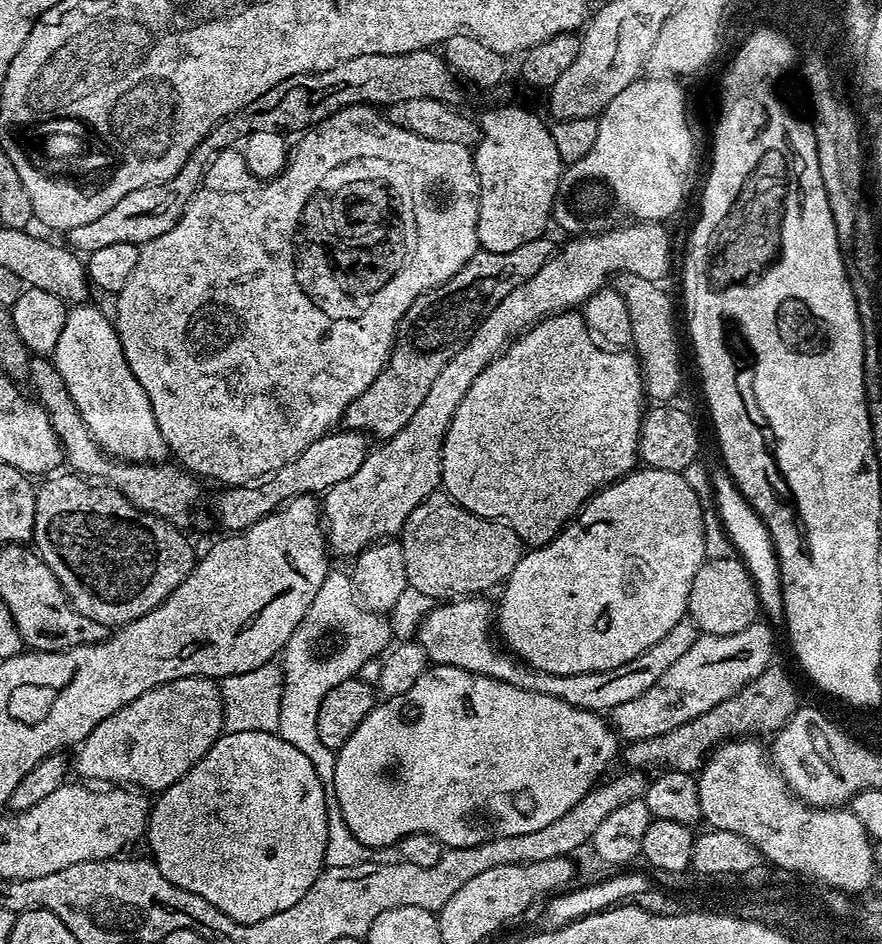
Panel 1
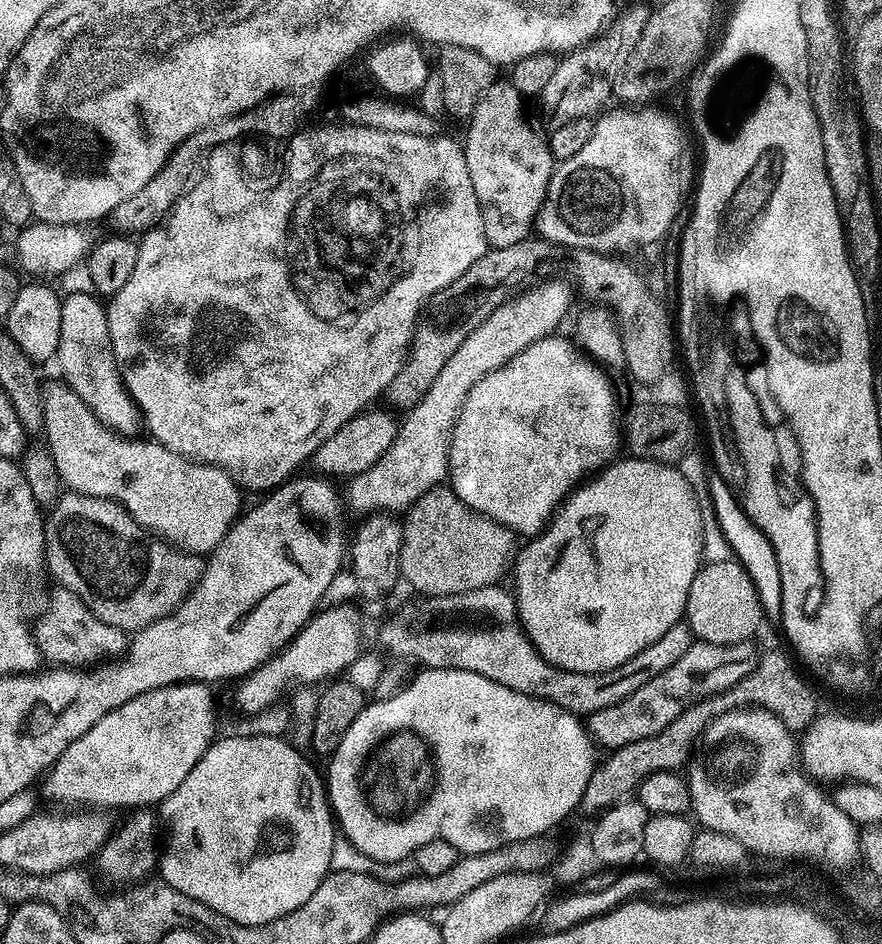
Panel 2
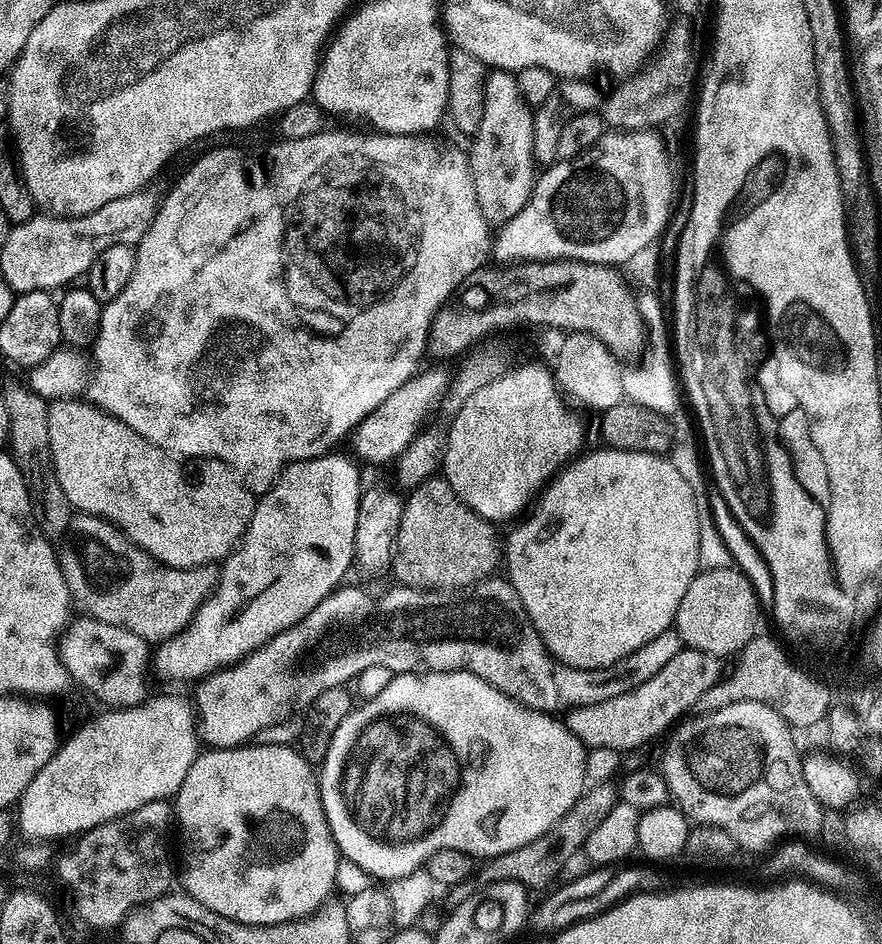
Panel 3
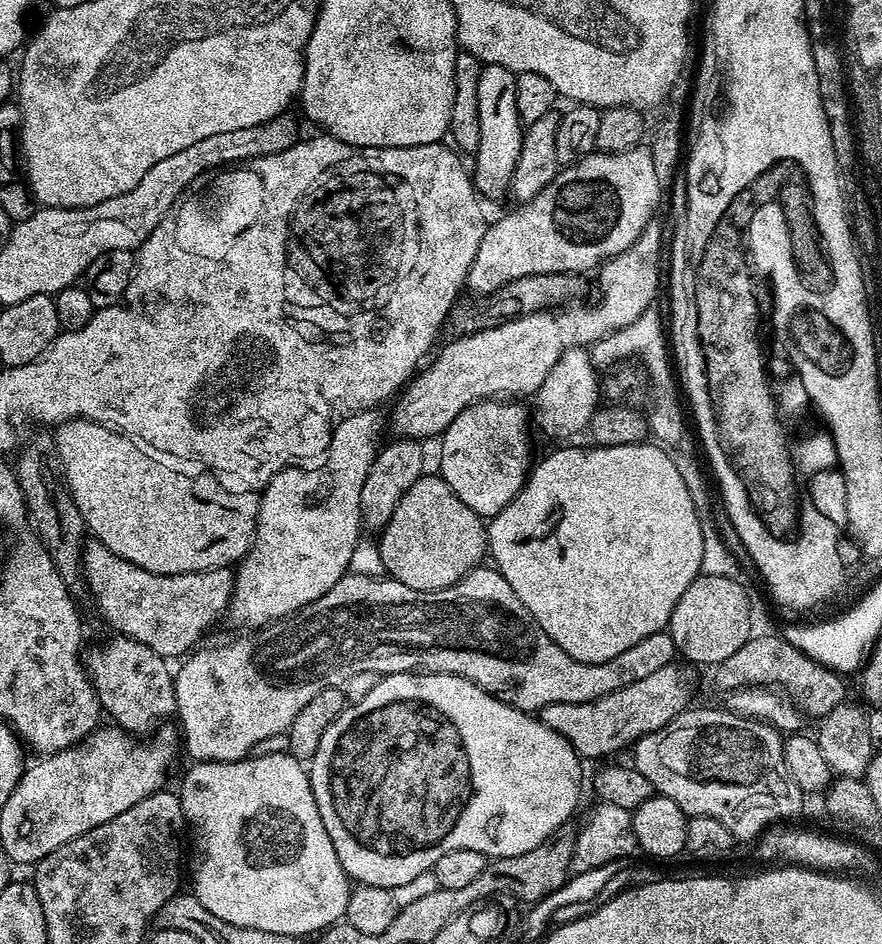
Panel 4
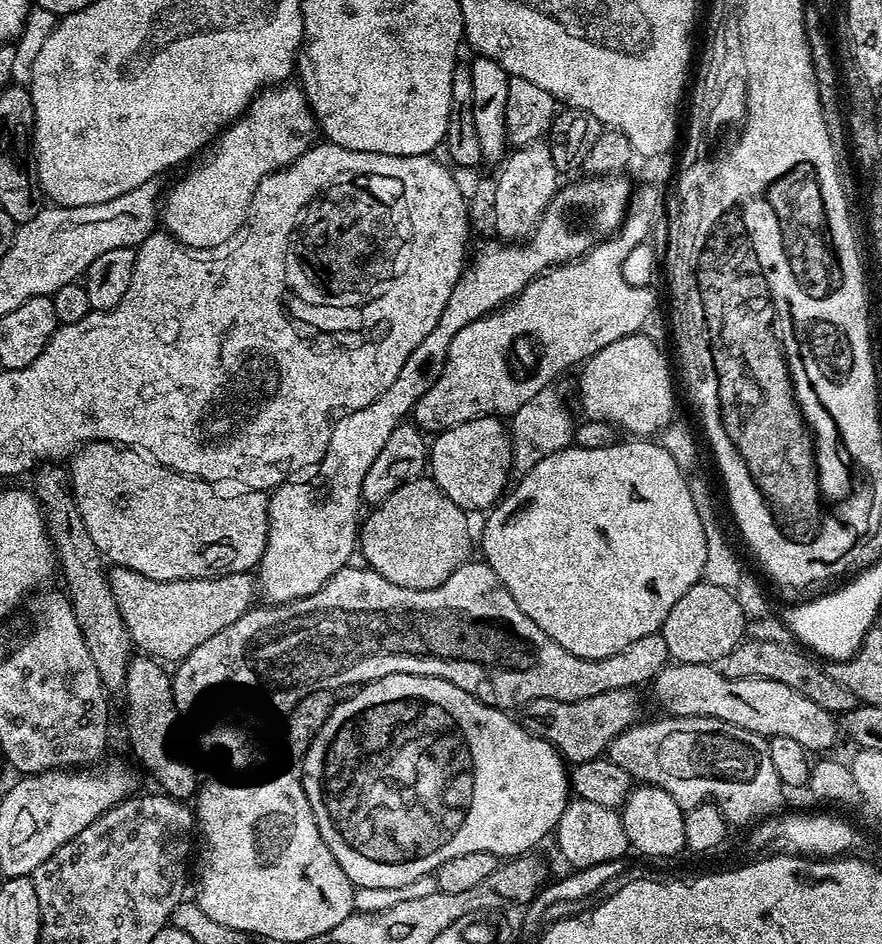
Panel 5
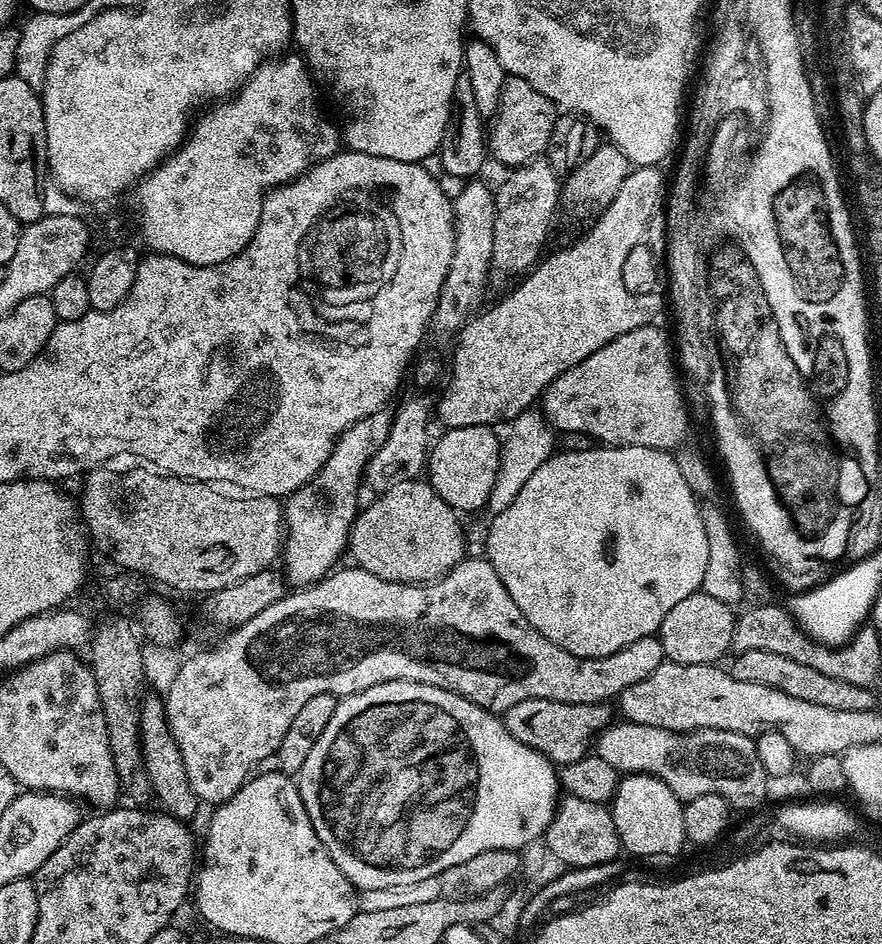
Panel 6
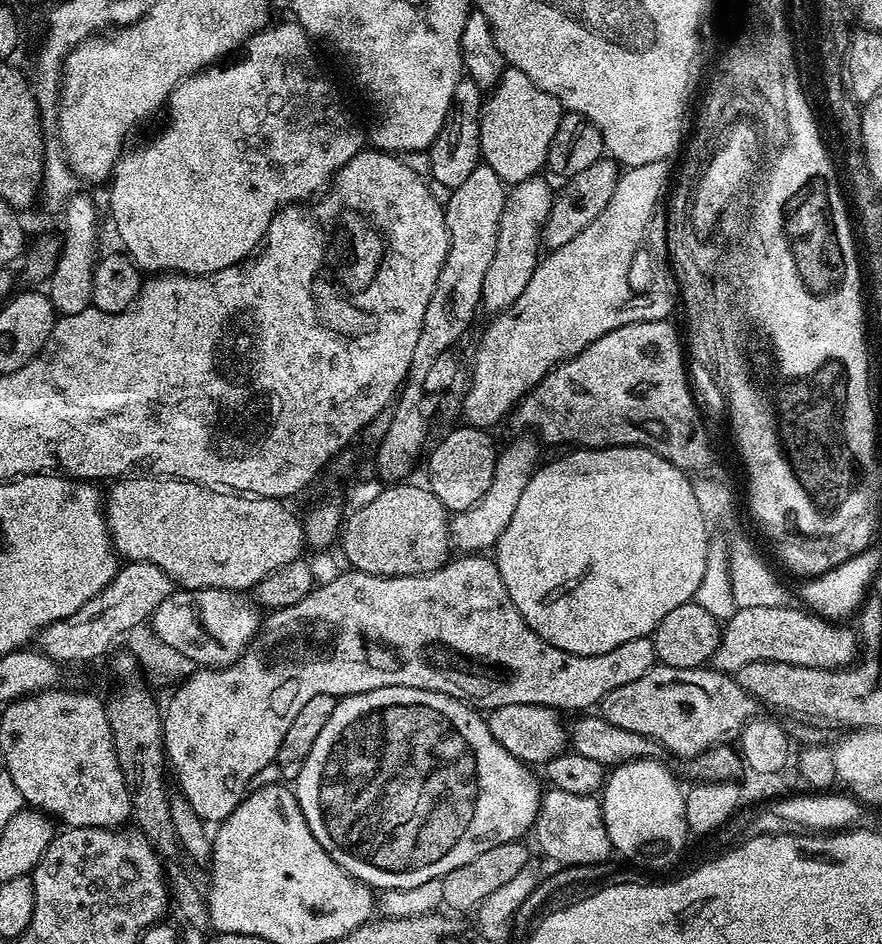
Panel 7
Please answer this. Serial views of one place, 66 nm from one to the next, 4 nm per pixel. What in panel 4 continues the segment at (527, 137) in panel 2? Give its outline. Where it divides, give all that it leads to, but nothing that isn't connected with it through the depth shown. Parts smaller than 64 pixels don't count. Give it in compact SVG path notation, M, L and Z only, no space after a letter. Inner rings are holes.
M484 64L478 78L478 122L482 126L482 138L478 138L478 150L474 153L474 183L481 197L500 196L509 191L514 166L522 150L524 128L518 118L516 106L516 73L506 66Z

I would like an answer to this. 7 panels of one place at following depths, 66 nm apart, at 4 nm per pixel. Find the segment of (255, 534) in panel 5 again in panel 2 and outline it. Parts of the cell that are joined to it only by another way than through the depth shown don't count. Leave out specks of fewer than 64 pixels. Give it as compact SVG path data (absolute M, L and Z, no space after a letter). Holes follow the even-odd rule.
M55 378L41 387L42 414L48 453L52 455L52 465L60 476L60 483L65 489L80 492L84 496L93 496L103 500L113 500L120 504L140 523L140 527L159 539L189 554L210 554L226 538L232 525L240 519L240 495L242 489L229 472L217 468L214 464L200 464L179 456L174 450L157 444L155 440L122 436L113 428L108 428L78 398L72 387L63 379Z

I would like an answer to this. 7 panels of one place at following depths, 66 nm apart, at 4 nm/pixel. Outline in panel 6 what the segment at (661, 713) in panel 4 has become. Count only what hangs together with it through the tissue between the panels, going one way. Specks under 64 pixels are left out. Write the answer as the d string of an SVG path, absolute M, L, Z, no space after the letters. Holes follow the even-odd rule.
M530 698L526 702L518 702L518 706L510 706L510 710L502 713L502 719L506 730L510 730L518 742L538 750L553 764L563 766L589 755L601 730L613 723L614 712L612 716L608 708L611 707L607 703L567 704L546 698Z

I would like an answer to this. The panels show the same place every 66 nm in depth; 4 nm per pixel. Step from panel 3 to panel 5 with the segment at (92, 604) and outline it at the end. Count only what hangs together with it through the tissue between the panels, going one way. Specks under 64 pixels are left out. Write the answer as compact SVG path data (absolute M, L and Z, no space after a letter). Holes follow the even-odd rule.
M113 567L107 573L107 581L112 588L112 597L132 635L133 645L141 653L160 662L179 662L185 660L190 650L198 650L206 638L214 638L218 630L226 630L242 614L254 607L258 600L258 580L252 572L235 572L229 576L209 576L207 580L155 580L146 578L129 568Z

